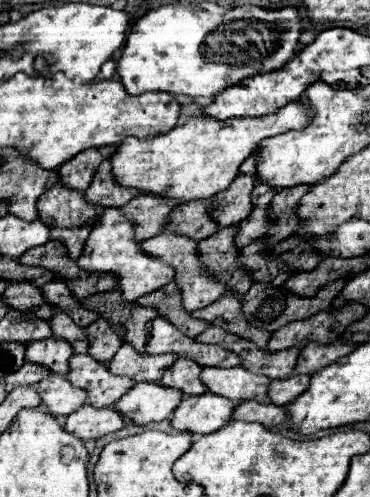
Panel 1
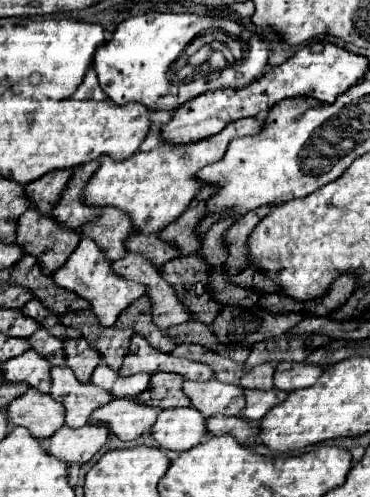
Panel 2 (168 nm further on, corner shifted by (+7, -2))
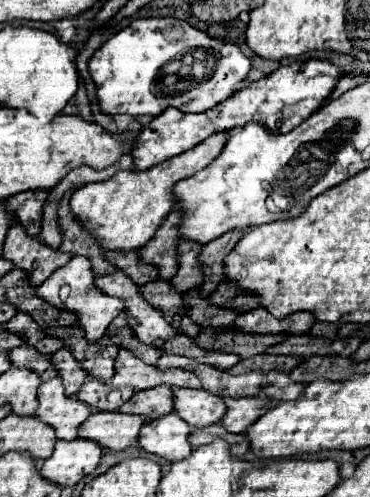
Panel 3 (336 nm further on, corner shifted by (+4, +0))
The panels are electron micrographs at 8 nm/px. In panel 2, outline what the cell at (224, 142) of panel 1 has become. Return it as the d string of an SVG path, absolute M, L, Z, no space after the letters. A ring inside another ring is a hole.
M241 118L237 122L227 124L219 134L199 140L185 146L173 146L167 142L161 142L157 148L141 154L133 154L131 158L123 162L109 160L109 156L103 158L99 170L89 178L85 190L81 192L81 202L87 206L115 206L121 212L125 212L133 224L133 230L139 234L155 234L161 232L169 222L177 220L181 212L187 210L193 196L199 192L203 182L195 180L197 170L201 170L207 164L217 162L229 142L237 136L257 134L261 130L263 122L259 118Z

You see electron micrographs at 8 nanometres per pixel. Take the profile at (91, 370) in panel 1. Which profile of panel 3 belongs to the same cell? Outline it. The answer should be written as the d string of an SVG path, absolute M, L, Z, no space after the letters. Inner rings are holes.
M54 376L40 386L38 402L40 406L36 410L36 416L42 422L54 426L56 436L62 440L74 440L78 436L80 424L94 412L92 406L64 394L64 384L60 376Z

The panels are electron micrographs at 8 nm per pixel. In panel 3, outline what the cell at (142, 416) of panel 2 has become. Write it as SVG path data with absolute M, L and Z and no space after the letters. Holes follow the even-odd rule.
M96 412L80 426L78 436L98 442L104 448L124 450L138 442L144 416L128 416L122 412Z

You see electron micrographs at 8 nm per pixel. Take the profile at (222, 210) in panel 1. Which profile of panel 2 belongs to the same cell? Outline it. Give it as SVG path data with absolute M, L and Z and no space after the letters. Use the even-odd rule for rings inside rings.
M205 202L197 206L189 206L175 222L171 222L165 230L161 230L159 238L167 240L179 250L179 256L191 256L201 248L201 240L195 236L195 226L205 214Z

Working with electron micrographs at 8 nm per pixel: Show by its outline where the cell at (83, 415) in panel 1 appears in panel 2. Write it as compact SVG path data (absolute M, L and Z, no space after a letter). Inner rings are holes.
M87 424L81 430L69 430L67 426L63 426L61 430L57 430L57 434L53 434L53 438L49 438L47 454L55 456L67 466L85 464L101 450L107 434L109 432L105 430L105 426Z

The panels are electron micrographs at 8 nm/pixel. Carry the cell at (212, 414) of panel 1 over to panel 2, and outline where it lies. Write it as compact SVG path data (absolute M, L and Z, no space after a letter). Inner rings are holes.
M173 408L161 410L157 422L151 428L151 436L163 450L185 452L197 446L205 436L205 418L193 408Z

